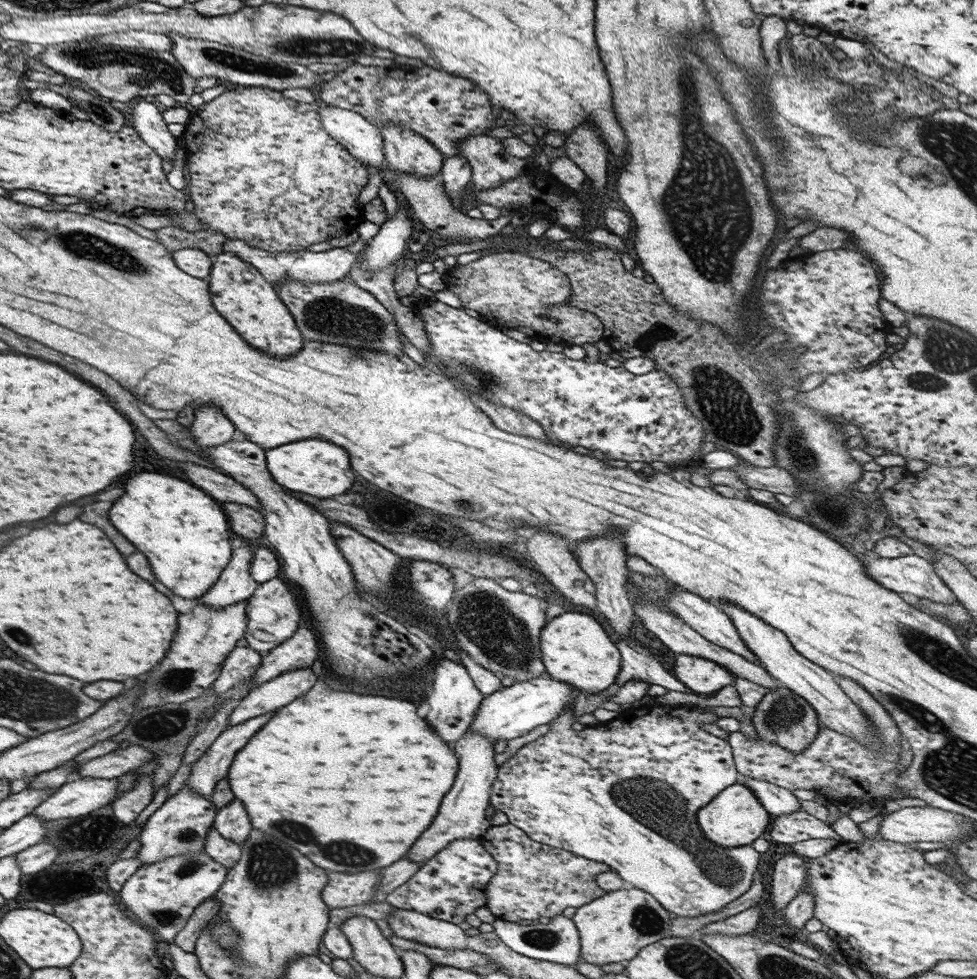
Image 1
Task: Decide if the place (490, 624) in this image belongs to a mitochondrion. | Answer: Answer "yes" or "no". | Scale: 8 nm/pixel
yes

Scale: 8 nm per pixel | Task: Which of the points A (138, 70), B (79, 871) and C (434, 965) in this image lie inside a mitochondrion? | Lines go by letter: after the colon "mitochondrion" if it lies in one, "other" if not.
A: mitochondrion
B: other
C: other

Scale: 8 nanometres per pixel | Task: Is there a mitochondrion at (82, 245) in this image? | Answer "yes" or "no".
yes

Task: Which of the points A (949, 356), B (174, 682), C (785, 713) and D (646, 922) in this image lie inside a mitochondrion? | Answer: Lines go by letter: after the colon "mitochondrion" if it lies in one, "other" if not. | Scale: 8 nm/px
A: mitochondrion
B: mitochondrion
C: mitochondrion
D: mitochondrion

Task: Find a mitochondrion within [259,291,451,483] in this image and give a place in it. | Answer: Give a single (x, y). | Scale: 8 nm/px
(329, 316)

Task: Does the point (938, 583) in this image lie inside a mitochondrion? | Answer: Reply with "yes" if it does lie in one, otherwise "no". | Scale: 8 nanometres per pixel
no

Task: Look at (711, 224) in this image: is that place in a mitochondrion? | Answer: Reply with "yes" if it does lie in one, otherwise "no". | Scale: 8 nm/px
yes

